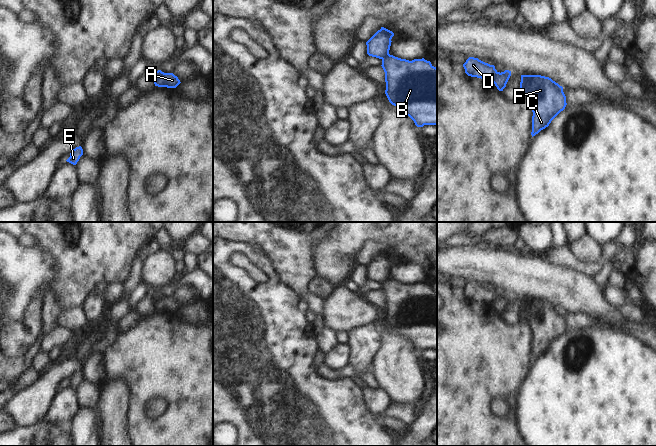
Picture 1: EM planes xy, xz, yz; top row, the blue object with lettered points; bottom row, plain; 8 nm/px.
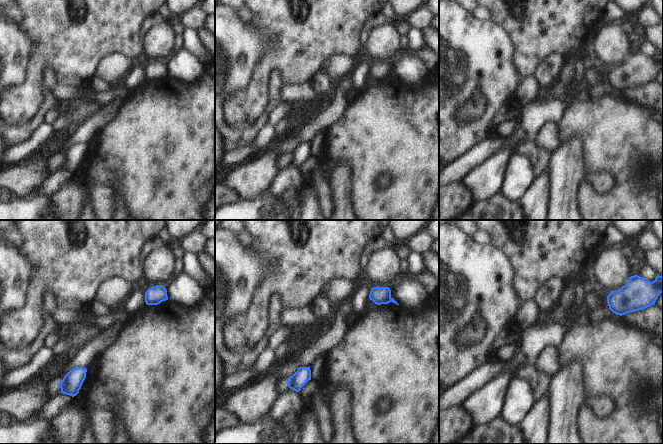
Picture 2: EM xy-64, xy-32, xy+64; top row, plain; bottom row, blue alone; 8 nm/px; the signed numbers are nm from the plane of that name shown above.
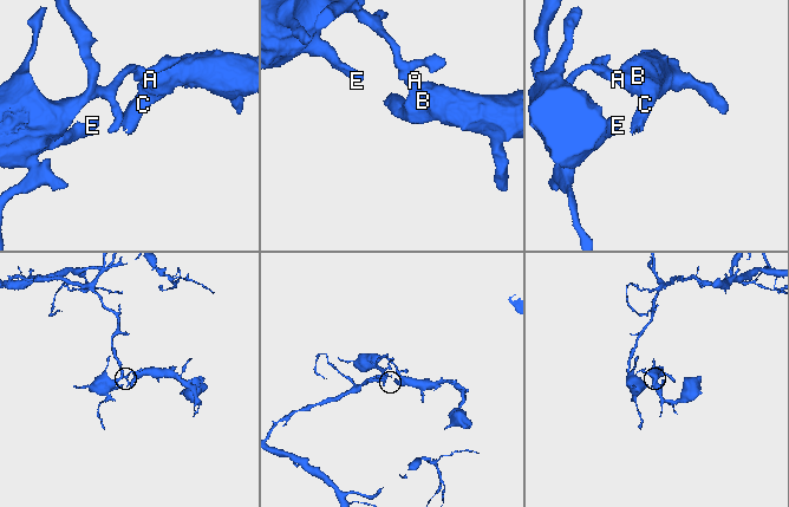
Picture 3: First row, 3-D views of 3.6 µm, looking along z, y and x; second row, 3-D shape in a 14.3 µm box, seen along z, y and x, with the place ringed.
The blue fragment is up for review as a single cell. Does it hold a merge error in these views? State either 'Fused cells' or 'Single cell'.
Fused cells

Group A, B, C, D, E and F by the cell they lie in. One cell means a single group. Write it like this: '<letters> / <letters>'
A B C F / D E

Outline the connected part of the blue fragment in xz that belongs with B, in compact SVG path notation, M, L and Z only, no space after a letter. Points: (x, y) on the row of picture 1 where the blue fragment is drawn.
M390 54L382 58L381 66L385 72L385 94L389 102L398 106L417 127L437 125L437 68L424 58L409 61Z

